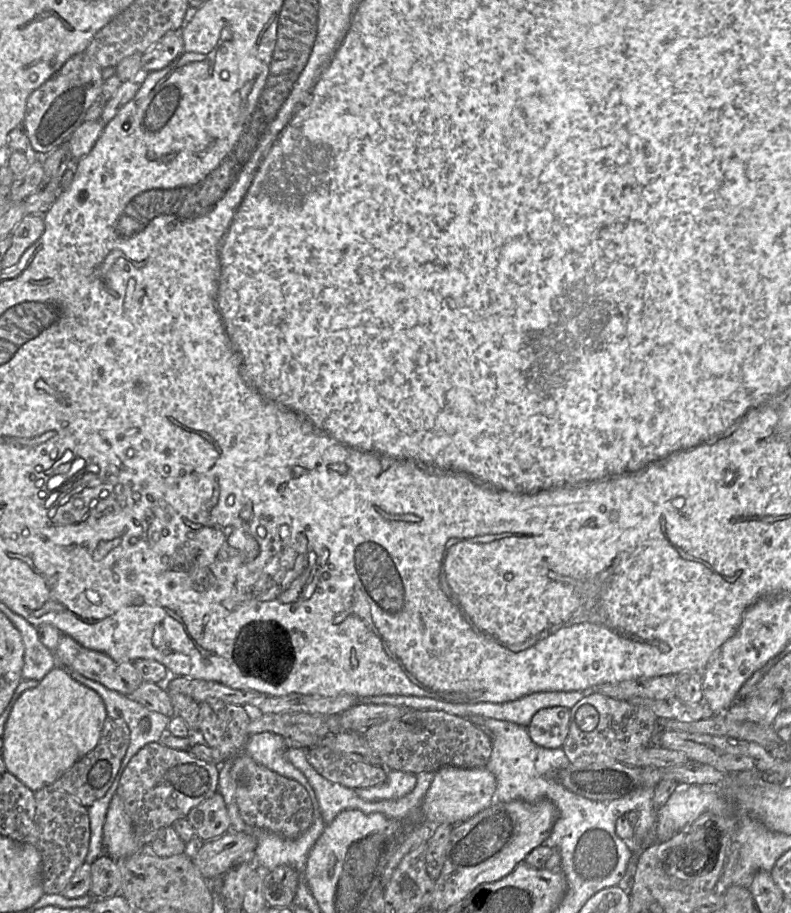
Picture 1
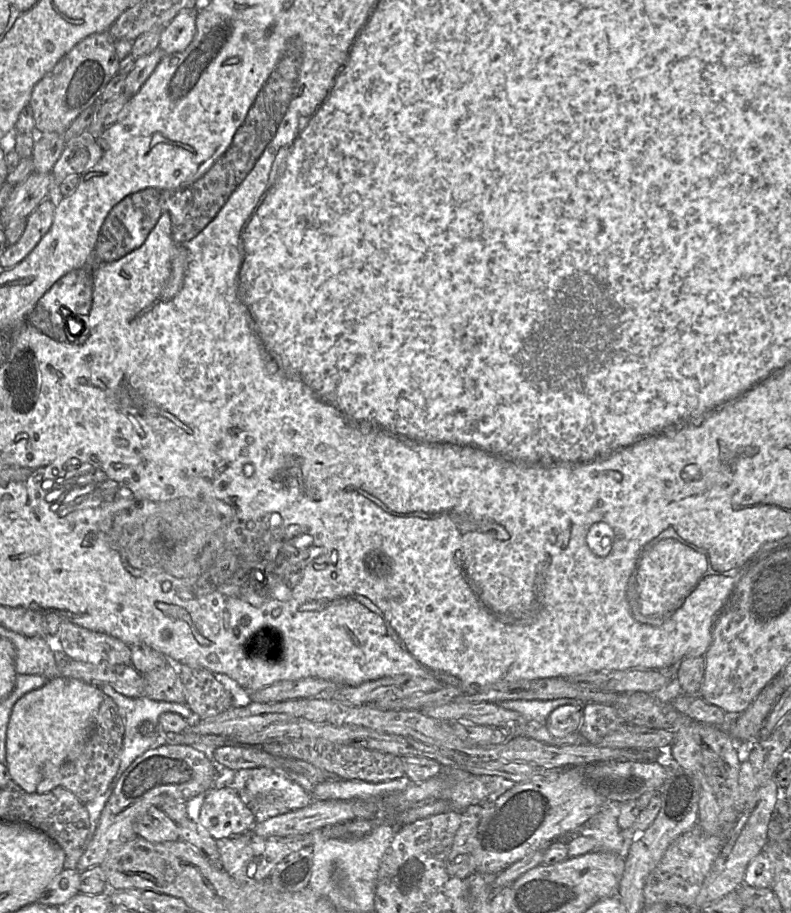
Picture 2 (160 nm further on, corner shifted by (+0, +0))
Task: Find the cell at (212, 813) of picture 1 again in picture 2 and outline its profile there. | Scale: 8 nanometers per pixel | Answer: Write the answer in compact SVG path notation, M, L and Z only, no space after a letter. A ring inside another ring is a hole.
M213 788L188 802L190 819L202 827L215 841L251 832L255 815L243 803L237 791L230 788Z

